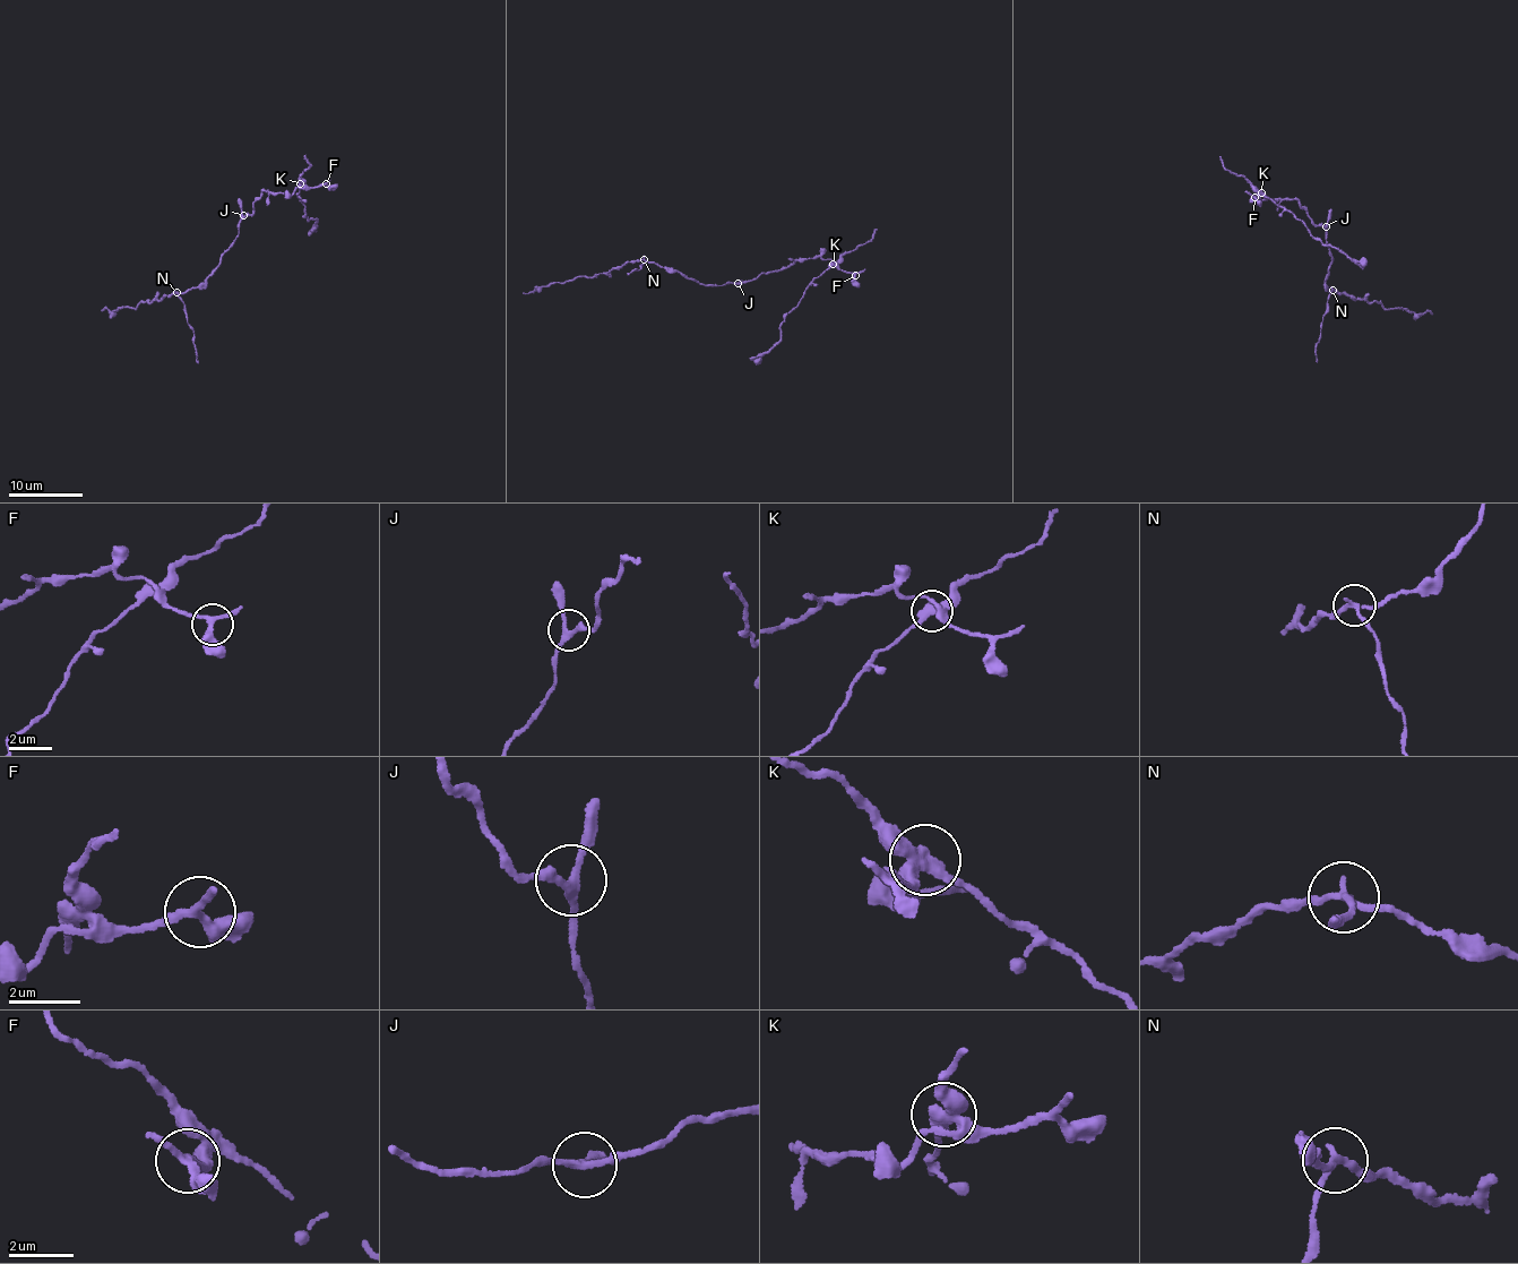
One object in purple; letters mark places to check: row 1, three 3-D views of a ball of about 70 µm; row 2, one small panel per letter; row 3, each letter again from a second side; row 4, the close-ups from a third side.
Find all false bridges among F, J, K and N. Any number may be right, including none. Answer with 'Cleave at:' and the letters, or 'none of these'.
Cleave at: K, N

